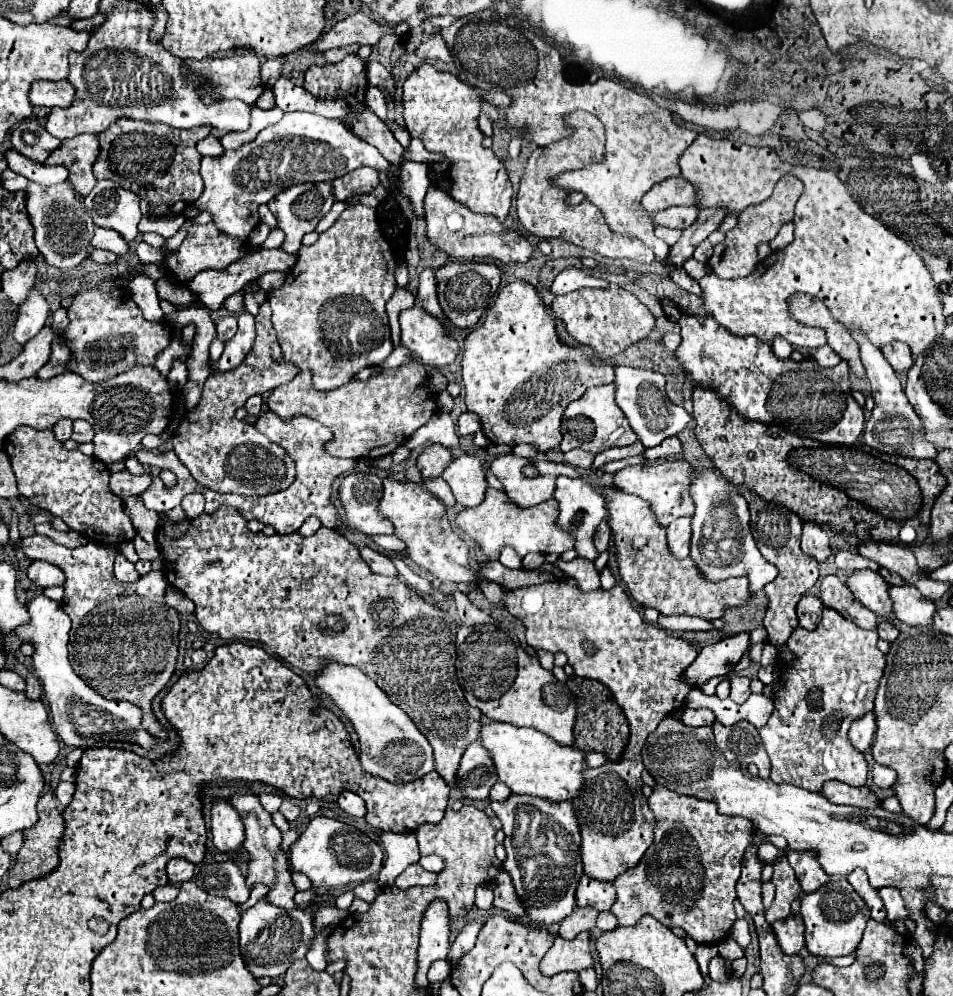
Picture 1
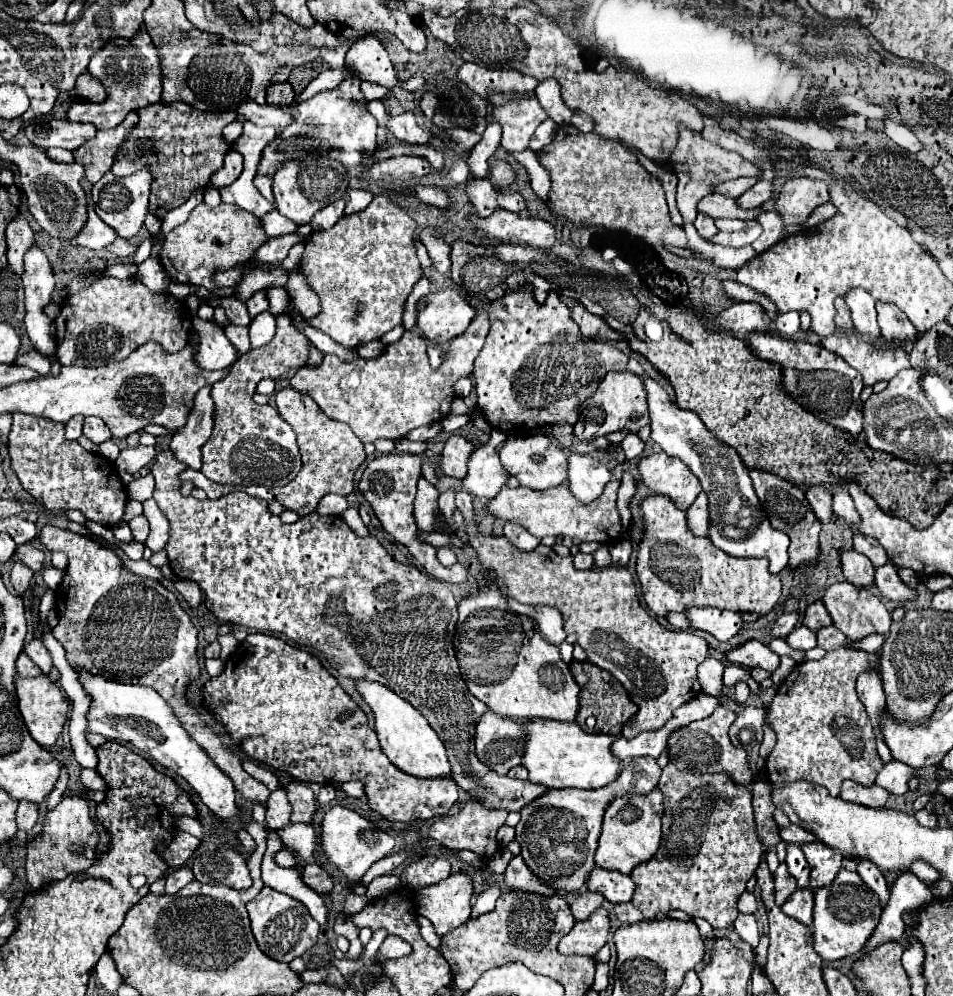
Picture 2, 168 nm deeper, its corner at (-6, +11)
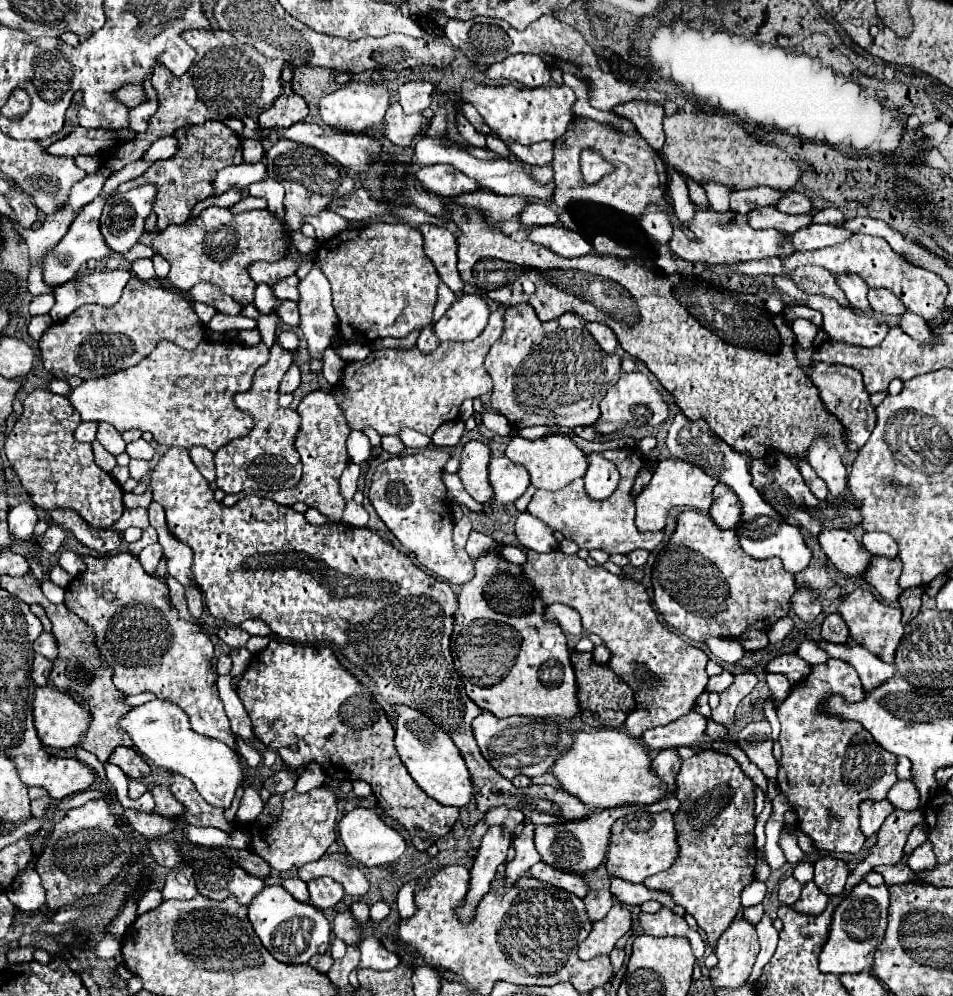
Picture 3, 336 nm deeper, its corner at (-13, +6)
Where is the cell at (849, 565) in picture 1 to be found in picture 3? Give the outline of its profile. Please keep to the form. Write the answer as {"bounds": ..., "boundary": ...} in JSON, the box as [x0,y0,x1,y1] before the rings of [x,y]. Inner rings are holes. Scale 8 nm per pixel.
{"bounds":[863,532,897,558],"boundary":[[[869,532],[869,534],[863,536],[863,546],[873,556],[885,556],[885,558],[895,558],[897,556],[897,544],[889,534]]]}

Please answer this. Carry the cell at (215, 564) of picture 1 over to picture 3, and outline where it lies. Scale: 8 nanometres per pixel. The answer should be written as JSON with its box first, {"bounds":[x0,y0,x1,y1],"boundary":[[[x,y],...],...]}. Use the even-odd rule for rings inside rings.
{"bounds":[151,448,587,824],"boundary":[[[169,448],[169,452],[159,460],[159,464],[153,468],[151,472],[151,490],[153,490],[153,500],[159,502],[163,508],[165,508],[165,516],[167,516],[167,526],[169,530],[181,540],[185,542],[187,546],[193,548],[193,566],[191,566],[191,572],[193,572],[193,582],[195,586],[203,592],[205,596],[205,604],[209,608],[209,612],[215,616],[215,618],[223,618],[227,620],[229,624],[241,624],[249,618],[255,618],[255,620],[263,620],[273,636],[277,638],[283,638],[283,640],[291,640],[291,642],[297,642],[297,644],[313,644],[313,642],[329,642],[331,646],[339,648],[343,652],[343,656],[357,668],[361,668],[371,682],[375,682],[377,686],[377,698],[383,698],[385,702],[393,702],[393,704],[405,704],[405,706],[411,706],[419,712],[423,712],[425,716],[429,716],[443,732],[449,732],[451,740],[455,740],[467,768],[469,768],[469,774],[471,774],[471,780],[473,780],[473,788],[475,788],[475,804],[481,812],[489,812],[491,808],[499,808],[499,806],[505,806],[505,808],[517,808],[525,814],[525,818],[533,824],[559,824],[559,822],[565,822],[565,820],[579,820],[579,818],[585,818],[587,816],[587,806],[577,800],[575,796],[567,794],[565,790],[561,788],[555,788],[555,786],[549,786],[549,784],[533,784],[533,786],[525,786],[525,788],[517,788],[513,786],[513,782],[505,780],[501,774],[493,772],[493,768],[489,768],[489,762],[481,756],[481,750],[477,748],[477,742],[473,740],[473,728],[471,728],[471,722],[475,716],[479,716],[483,710],[477,708],[477,704],[473,704],[473,700],[469,700],[469,696],[465,696],[465,686],[461,684],[461,676],[459,672],[455,670],[455,662],[453,662],[453,654],[451,654],[451,634],[453,634],[453,624],[455,624],[455,610],[457,610],[457,596],[455,596],[455,590],[445,582],[445,580],[439,580],[439,578],[433,578],[429,574],[425,574],[421,568],[417,568],[403,552],[399,552],[397,548],[385,544],[381,540],[381,536],[377,536],[375,532],[367,530],[367,528],[355,528],[355,526],[349,526],[345,522],[329,522],[329,524],[321,524],[321,526],[311,526],[305,522],[303,514],[299,512],[293,512],[289,506],[281,506],[273,500],[267,500],[267,498],[261,498],[261,496],[255,496],[255,494],[249,494],[245,498],[241,498],[235,506],[227,508],[223,506],[221,502],[217,502],[213,498],[213,490],[209,488],[209,482],[199,474],[199,470],[195,468],[195,464],[191,462],[189,458],[189,450],[185,448]]]}

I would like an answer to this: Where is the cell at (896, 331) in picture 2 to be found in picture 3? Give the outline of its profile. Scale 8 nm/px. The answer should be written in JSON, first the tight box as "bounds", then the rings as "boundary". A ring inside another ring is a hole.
{"bounds":[867,290,907,316],"boundary":[[[869,290],[867,294],[869,302],[871,302],[871,308],[877,312],[877,314],[883,314],[883,316],[903,316],[907,312],[907,308],[903,306],[903,302],[889,290]]]}

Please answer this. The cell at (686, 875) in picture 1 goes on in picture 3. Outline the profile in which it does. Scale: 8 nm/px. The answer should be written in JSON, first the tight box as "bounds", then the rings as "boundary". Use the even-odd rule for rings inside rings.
{"bounds":[643,752,755,946],"boundary":[[[699,752],[683,760],[675,784],[681,800],[673,818],[679,856],[673,868],[649,876],[643,884],[649,890],[667,892],[697,920],[699,928],[707,932],[709,944],[715,946],[741,908],[741,890],[755,880],[755,790],[737,760],[717,752]]]}

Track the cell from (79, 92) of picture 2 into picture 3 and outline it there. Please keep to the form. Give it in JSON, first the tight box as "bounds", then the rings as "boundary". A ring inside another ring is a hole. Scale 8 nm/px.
{"bounds":[117,84,143,108],"boundary":[[[125,84],[117,90],[117,100],[121,100],[123,104],[127,104],[127,108],[133,108],[135,104],[143,102],[143,92],[139,86],[133,84]]]}

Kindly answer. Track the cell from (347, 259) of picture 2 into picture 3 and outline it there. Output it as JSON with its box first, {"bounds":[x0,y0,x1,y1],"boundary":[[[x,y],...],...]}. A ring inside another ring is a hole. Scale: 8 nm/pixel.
{"bounds":[315,224,439,342],"boundary":[[[367,224],[363,228],[343,230],[317,250],[315,264],[331,282],[333,306],[339,316],[339,334],[345,342],[371,342],[387,336],[403,338],[411,330],[431,324],[439,276],[433,262],[423,252],[423,236],[417,228],[405,224]]]}

